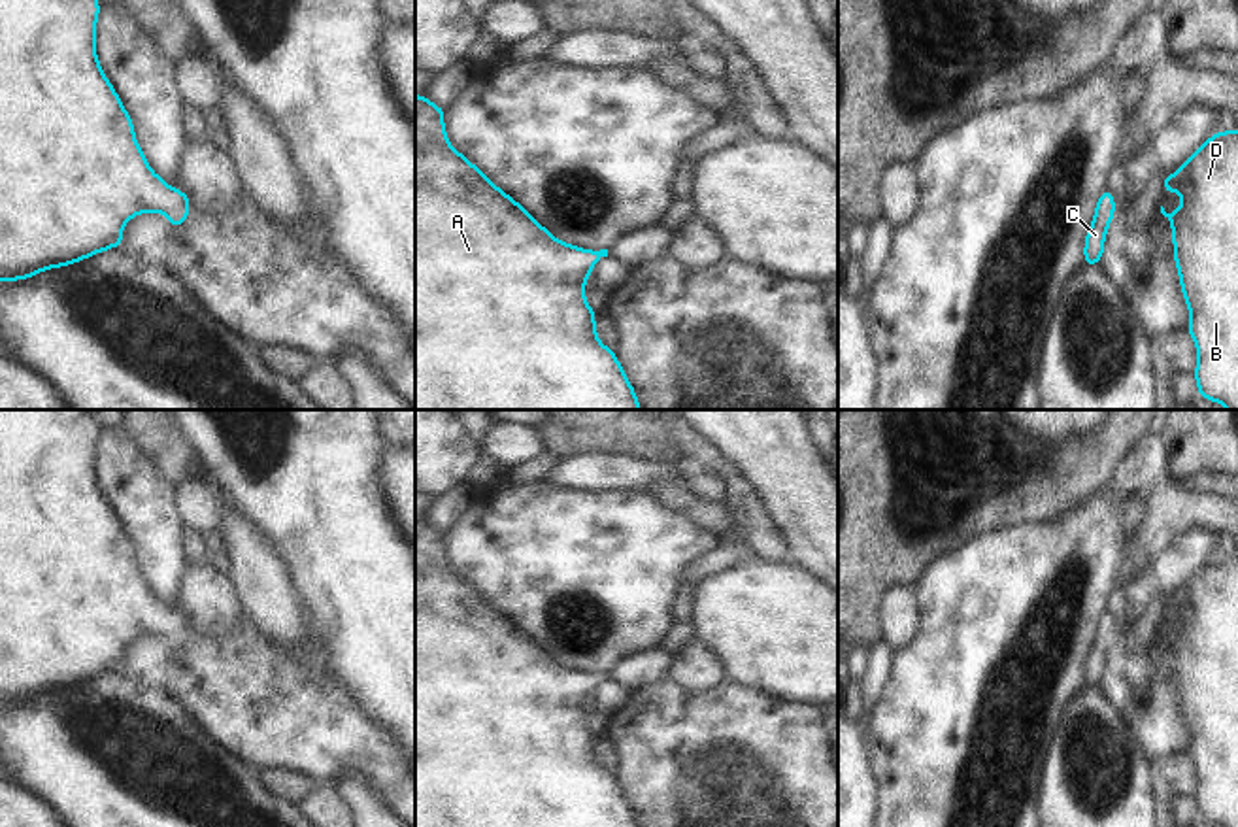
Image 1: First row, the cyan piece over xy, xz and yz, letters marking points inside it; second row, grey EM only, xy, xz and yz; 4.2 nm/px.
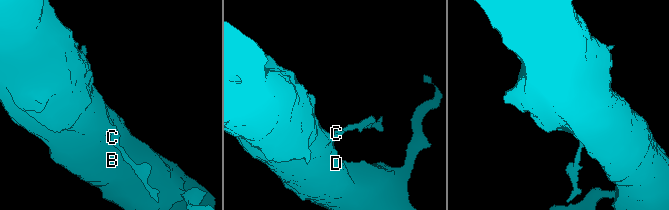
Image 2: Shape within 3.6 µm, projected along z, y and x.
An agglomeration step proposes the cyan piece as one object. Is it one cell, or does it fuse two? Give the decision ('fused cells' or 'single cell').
single cell

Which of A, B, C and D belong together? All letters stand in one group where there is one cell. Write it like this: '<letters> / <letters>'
A B C D

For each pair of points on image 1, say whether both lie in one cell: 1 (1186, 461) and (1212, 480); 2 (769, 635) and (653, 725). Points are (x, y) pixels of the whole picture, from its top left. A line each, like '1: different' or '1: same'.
1: different
2: different

